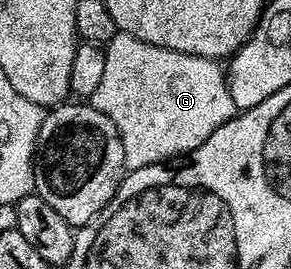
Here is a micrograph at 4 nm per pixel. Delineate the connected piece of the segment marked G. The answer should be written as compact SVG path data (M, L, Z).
M119 31L116 37L119 39L119 123L116 127L125 147L128 170L182 158L201 147L217 127L236 116L228 74L218 60L157 47L129 33Z

